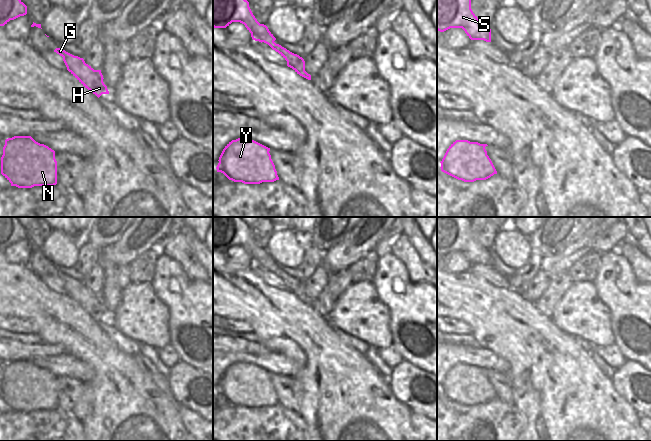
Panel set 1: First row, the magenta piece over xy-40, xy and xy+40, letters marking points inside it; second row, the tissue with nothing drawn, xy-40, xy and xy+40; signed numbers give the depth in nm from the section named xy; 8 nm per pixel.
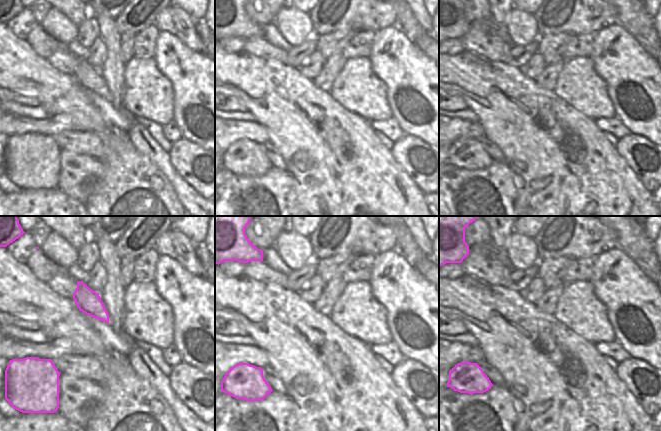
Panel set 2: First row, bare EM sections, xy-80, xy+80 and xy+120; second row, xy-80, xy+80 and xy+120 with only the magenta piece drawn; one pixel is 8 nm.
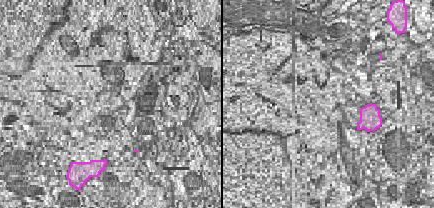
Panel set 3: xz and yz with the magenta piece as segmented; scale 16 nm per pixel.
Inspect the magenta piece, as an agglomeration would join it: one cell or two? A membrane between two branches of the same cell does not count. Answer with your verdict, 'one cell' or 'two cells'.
one cell

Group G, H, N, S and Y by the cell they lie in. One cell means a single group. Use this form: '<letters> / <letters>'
G H N S Y

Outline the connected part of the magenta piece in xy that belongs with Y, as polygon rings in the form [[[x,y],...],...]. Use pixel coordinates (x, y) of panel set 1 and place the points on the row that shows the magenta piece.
[[[232,140],[219,157],[217,172],[223,173],[229,180],[244,184],[279,180],[269,151],[270,148],[254,140]]]

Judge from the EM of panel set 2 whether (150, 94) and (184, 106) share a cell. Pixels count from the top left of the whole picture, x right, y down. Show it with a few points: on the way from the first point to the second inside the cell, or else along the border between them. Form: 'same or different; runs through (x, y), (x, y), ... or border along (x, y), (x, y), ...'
different; border along (167, 79), (172, 88), (173, 120)

